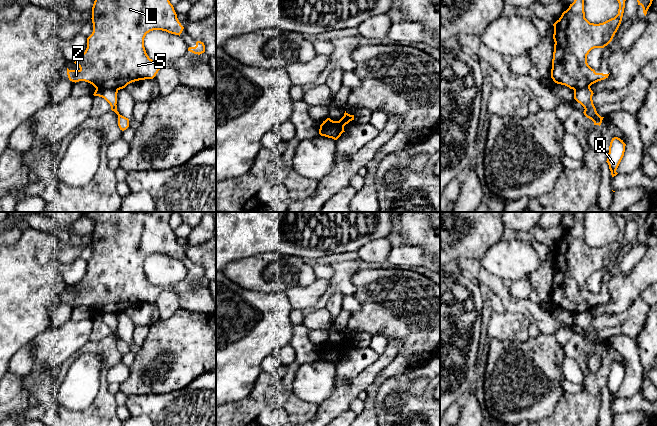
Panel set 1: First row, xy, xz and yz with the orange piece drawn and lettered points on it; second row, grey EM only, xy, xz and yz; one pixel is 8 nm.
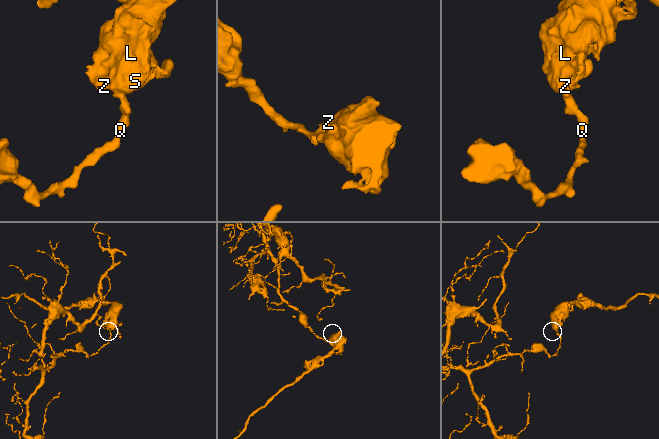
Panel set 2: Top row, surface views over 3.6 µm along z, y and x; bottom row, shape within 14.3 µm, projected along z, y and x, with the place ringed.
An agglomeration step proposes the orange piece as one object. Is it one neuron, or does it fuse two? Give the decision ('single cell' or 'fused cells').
fused cells

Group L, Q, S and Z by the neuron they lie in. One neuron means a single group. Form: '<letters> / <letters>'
L S Z / Q

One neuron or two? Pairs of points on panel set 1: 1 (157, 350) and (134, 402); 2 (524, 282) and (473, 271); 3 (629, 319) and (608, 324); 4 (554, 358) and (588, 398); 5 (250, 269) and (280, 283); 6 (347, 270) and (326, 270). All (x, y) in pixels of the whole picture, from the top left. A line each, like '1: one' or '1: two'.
1: two
2: two
3: one
4: two
5: one
6: two

